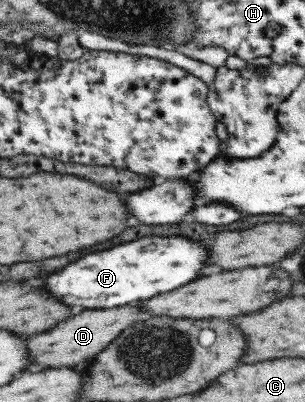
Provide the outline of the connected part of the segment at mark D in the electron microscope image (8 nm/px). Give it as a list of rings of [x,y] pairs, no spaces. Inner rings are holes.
[[[123,305],[121,309],[101,309],[101,311],[81,311],[79,315],[67,317],[65,321],[59,321],[53,329],[35,335],[33,339],[27,341],[27,357],[31,365],[37,367],[67,367],[67,365],[77,365],[85,359],[93,359],[117,333],[129,327],[131,323],[141,321],[141,309]]]

